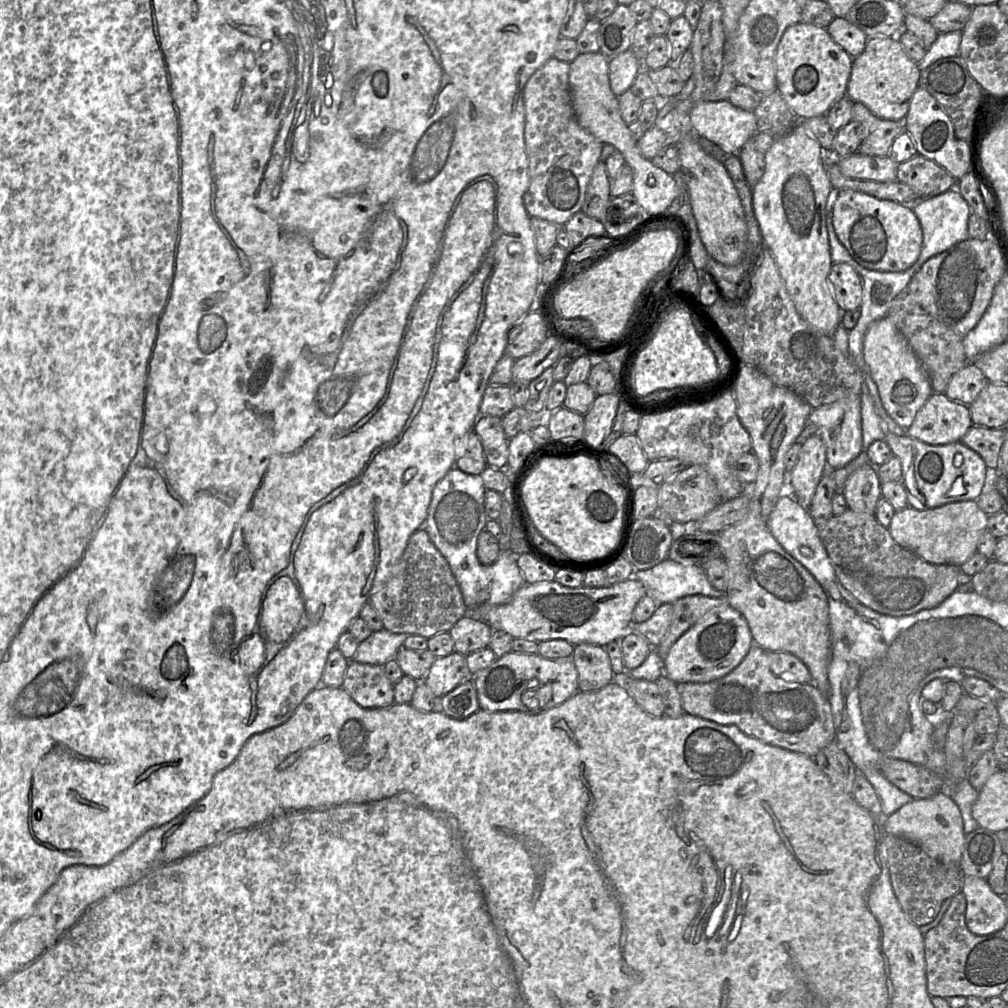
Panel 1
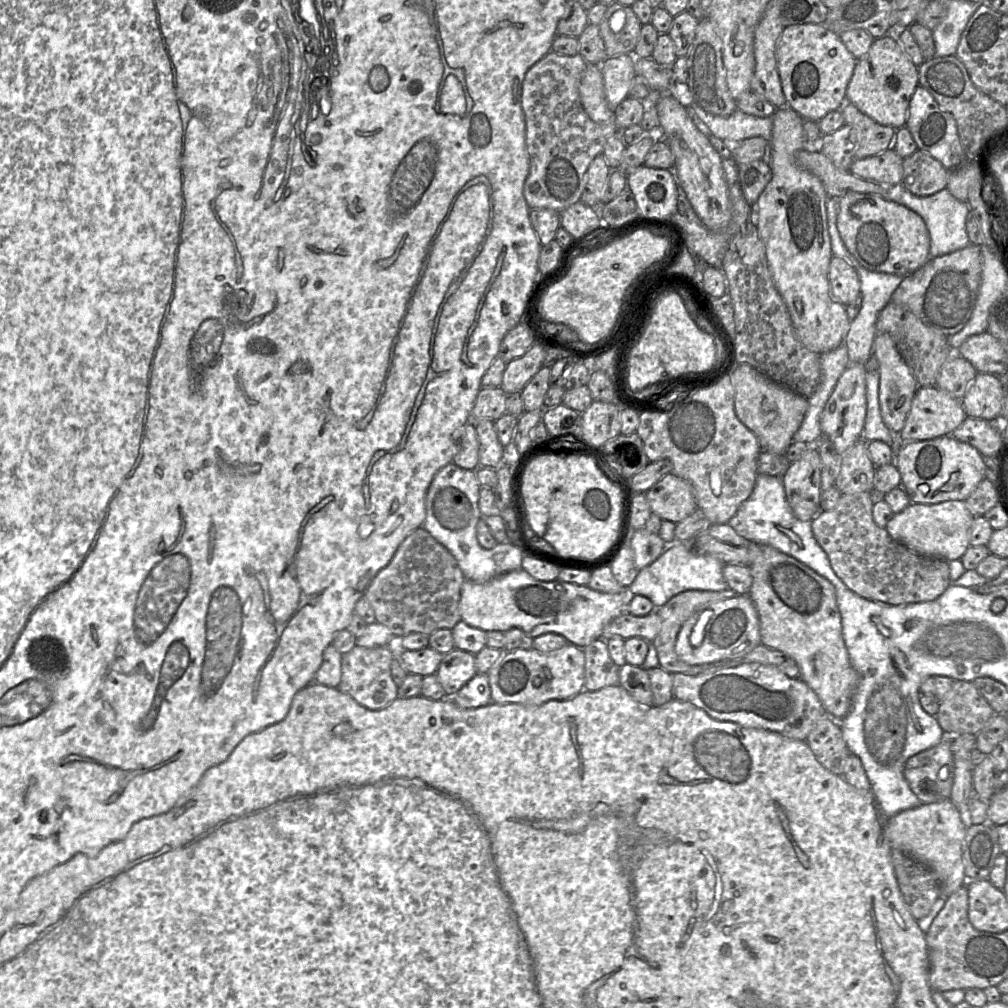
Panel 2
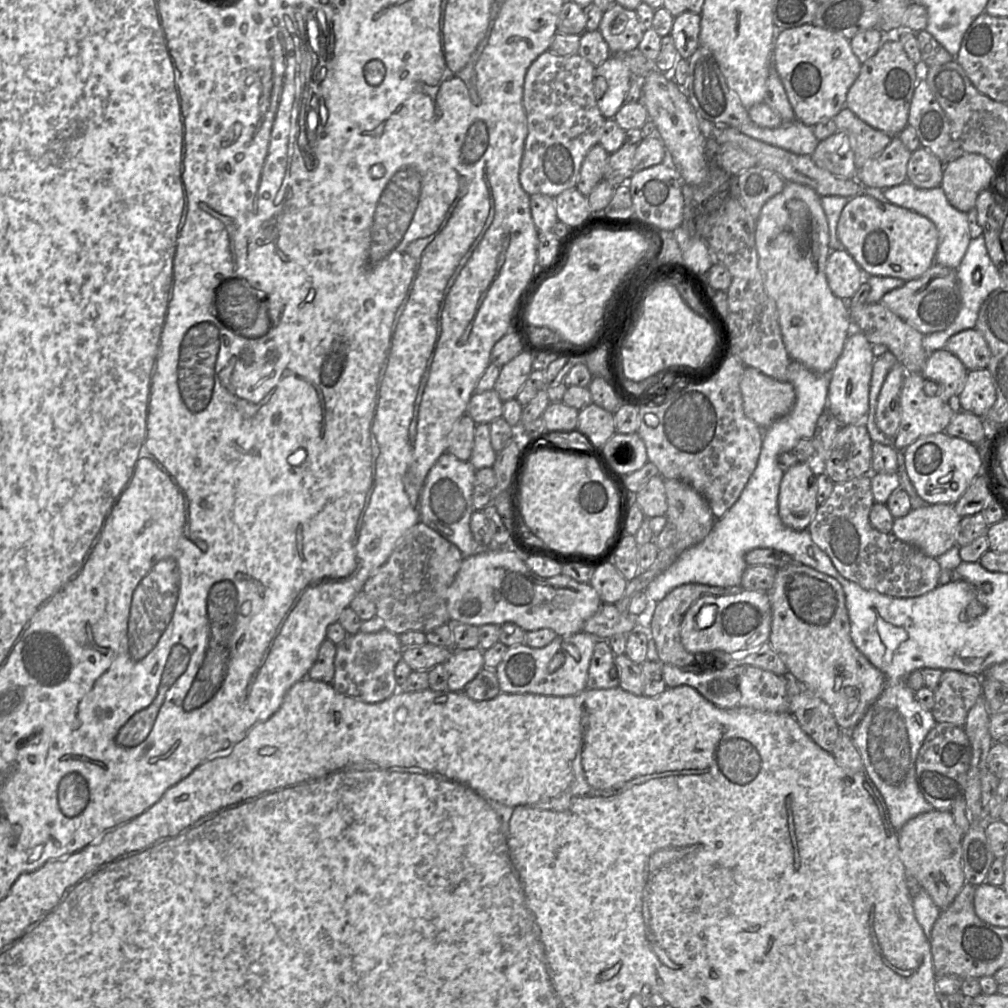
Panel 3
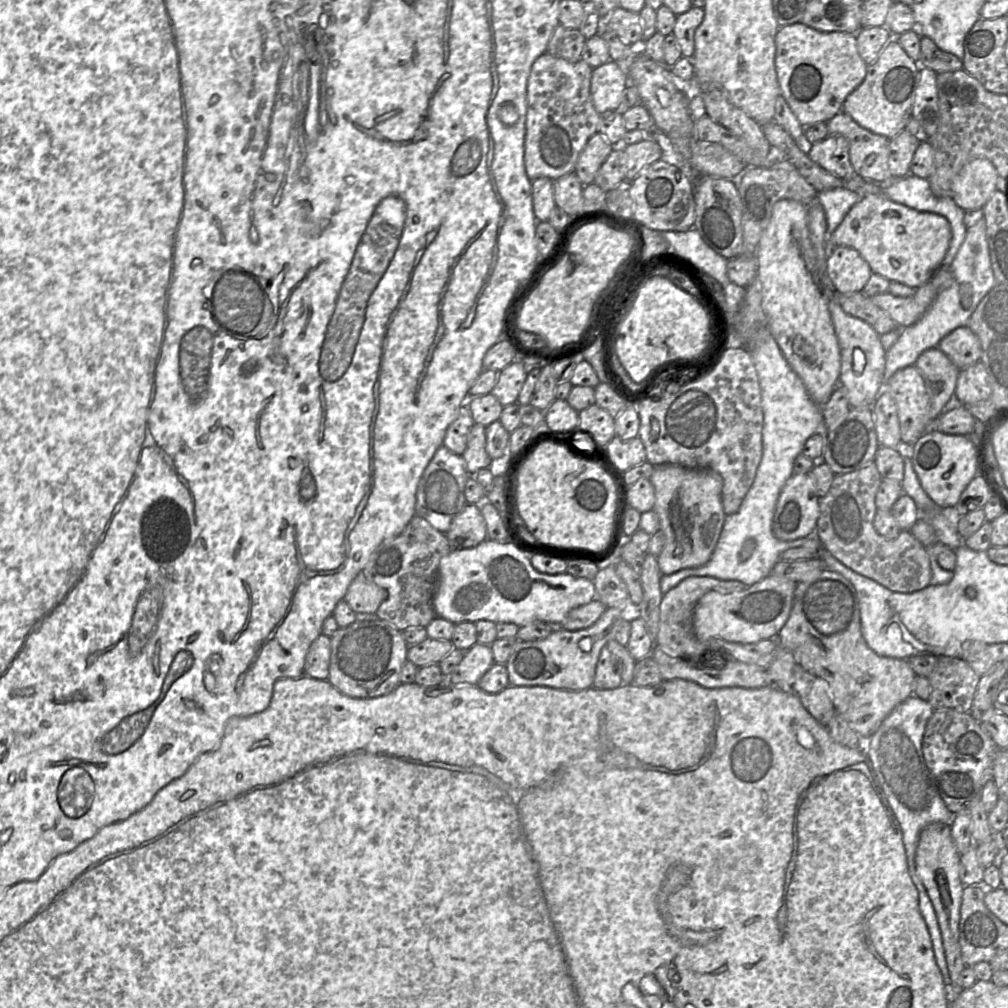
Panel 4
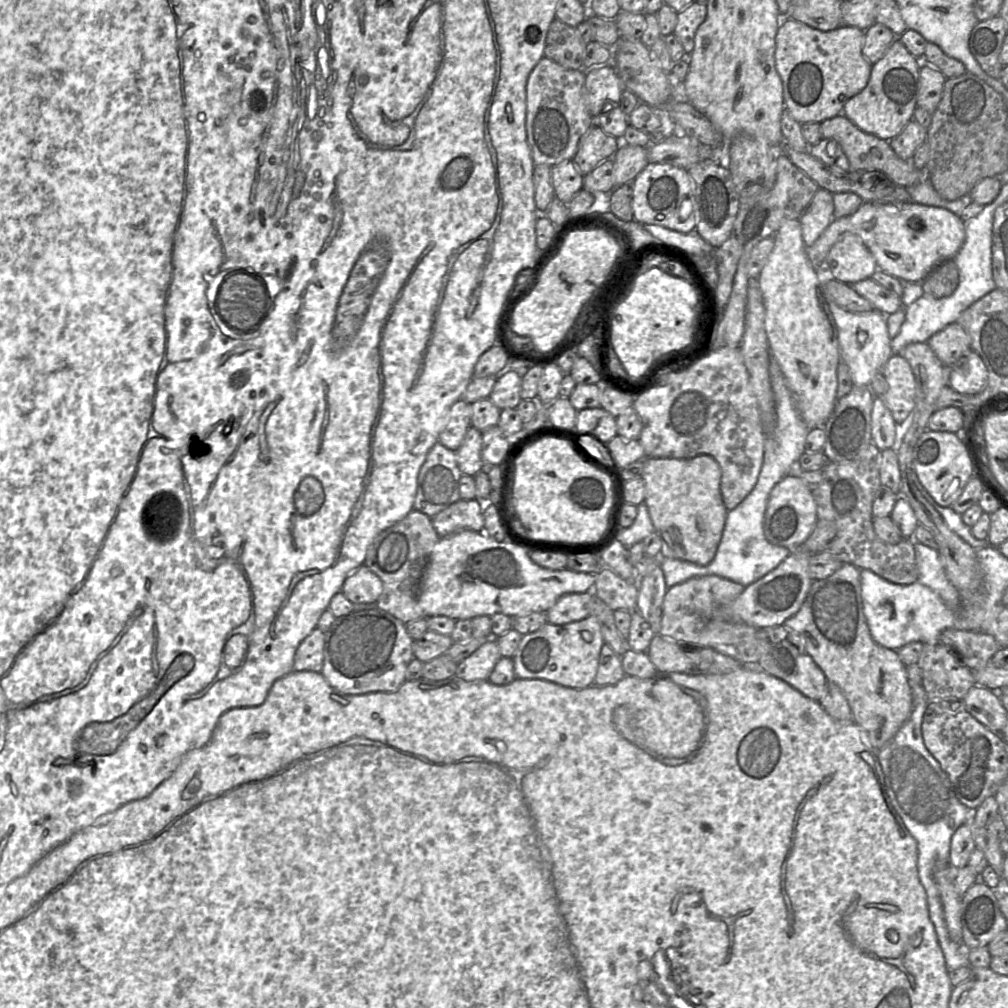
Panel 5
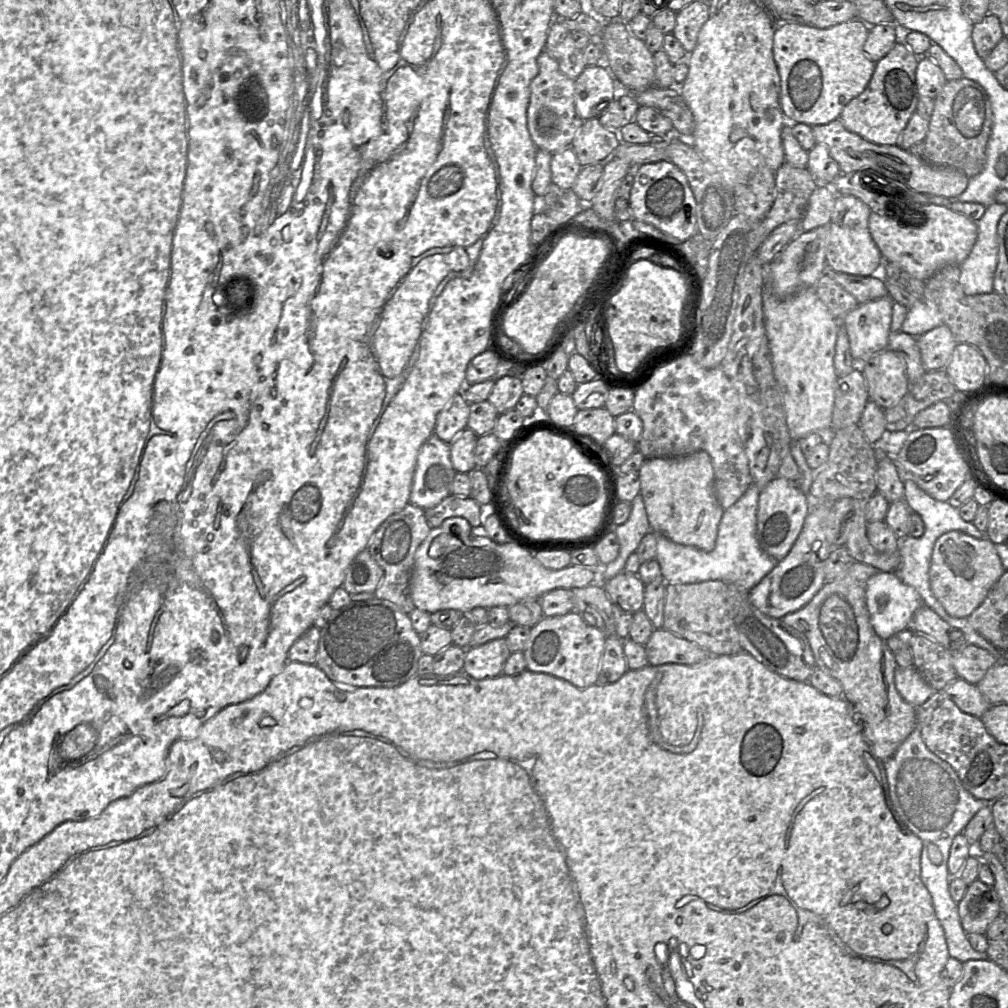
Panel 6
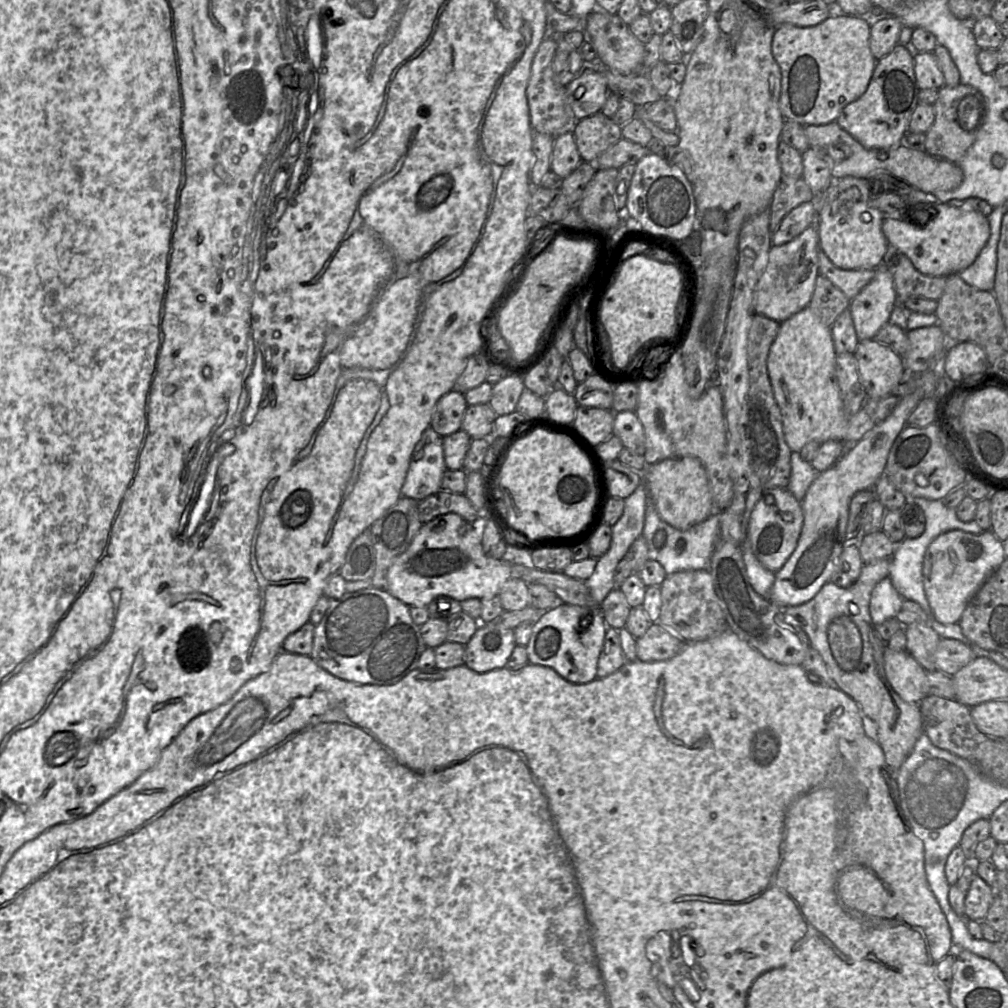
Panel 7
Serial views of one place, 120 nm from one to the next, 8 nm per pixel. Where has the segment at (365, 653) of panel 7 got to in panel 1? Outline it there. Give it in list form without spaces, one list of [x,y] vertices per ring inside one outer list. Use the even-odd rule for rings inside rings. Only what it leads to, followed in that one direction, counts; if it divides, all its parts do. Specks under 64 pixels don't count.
[[[350,660],[344,677],[341,687],[359,706],[377,709],[394,703],[394,685],[386,677],[383,665]]]

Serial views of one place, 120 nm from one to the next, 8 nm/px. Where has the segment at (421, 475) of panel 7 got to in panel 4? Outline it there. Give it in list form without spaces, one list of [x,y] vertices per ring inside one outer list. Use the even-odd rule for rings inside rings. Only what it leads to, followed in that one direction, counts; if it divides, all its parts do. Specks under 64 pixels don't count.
[[[442,445],[425,468],[416,492],[416,515],[422,517],[436,530],[446,533],[454,517],[467,504],[464,489],[470,474],[462,455],[457,455]]]

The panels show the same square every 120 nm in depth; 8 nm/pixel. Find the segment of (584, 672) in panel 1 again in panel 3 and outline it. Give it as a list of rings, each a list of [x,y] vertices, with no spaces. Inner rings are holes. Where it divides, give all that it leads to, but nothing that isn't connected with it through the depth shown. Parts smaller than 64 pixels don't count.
[[[600,639],[594,646],[590,660],[586,688],[609,689],[618,685],[615,655],[607,639]]]

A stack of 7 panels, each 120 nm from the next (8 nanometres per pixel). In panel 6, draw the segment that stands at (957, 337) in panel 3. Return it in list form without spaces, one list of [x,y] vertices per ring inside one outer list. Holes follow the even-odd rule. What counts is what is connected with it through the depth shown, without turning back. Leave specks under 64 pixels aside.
[[[945,324],[915,338],[926,371],[944,370],[958,343]]]

